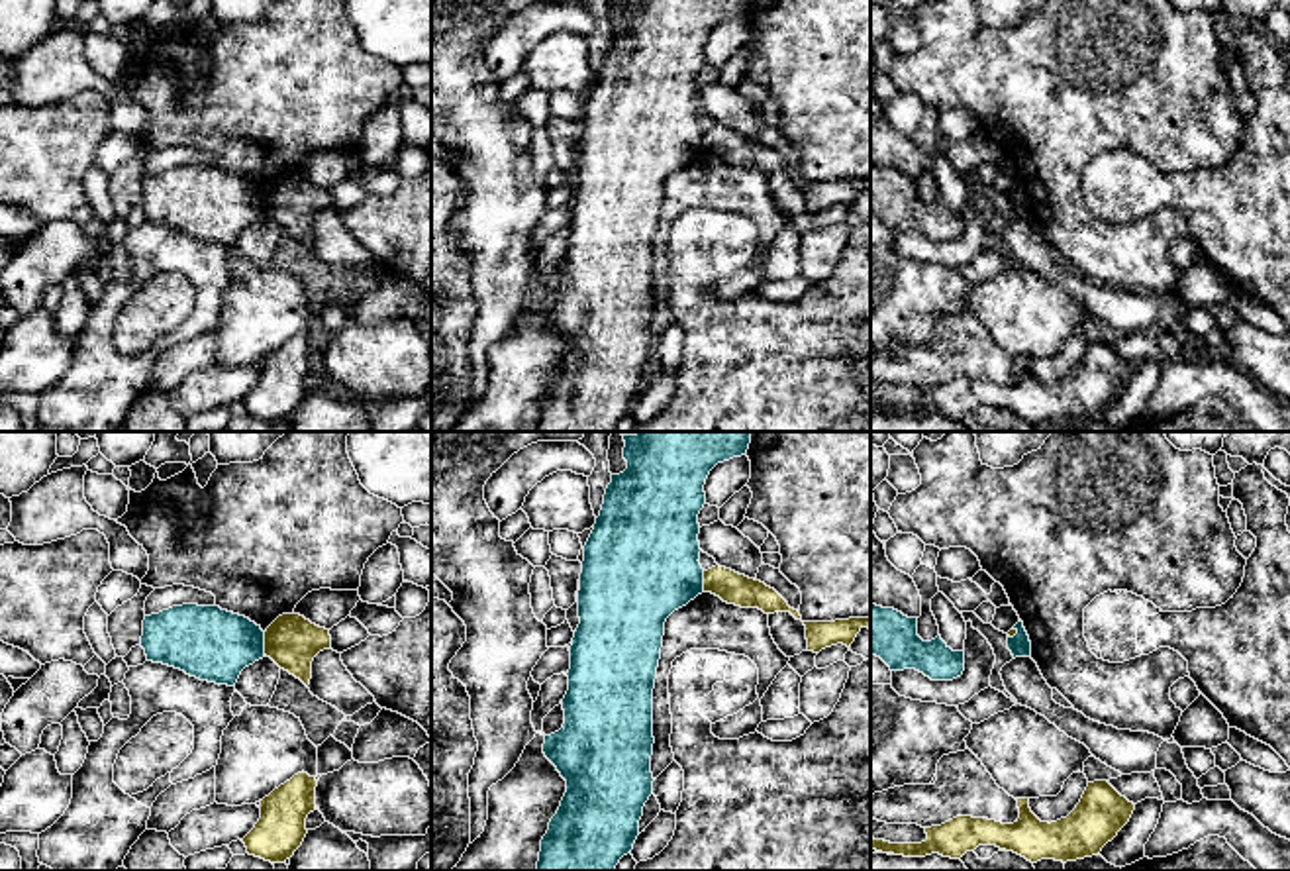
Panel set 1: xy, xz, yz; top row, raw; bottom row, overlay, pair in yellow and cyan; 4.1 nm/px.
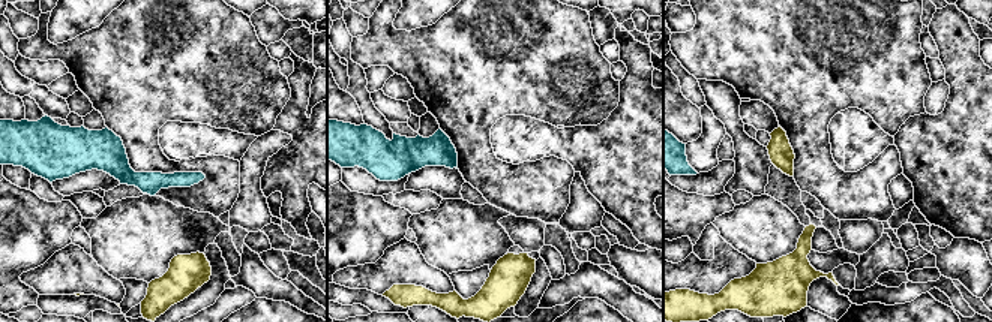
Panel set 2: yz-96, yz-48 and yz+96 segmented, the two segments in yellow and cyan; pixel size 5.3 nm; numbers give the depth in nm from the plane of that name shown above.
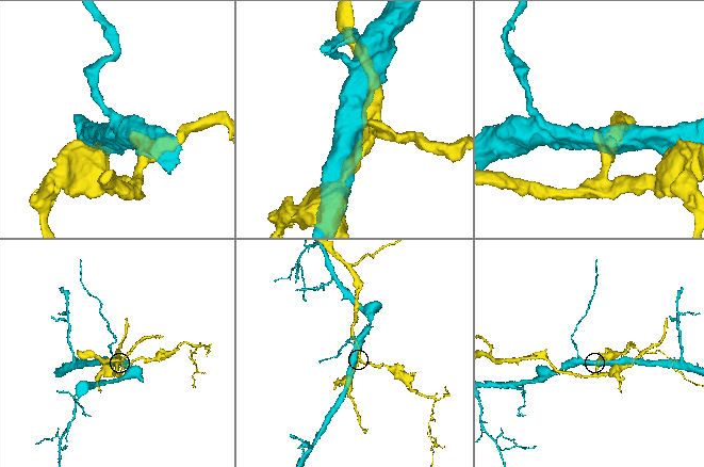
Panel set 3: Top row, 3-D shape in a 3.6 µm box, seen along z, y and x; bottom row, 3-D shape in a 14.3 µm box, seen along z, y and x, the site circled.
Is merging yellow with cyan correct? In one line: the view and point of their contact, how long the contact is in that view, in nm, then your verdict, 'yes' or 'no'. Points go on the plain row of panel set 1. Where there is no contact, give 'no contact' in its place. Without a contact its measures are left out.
xy (265, 204) | 100 nm | no

